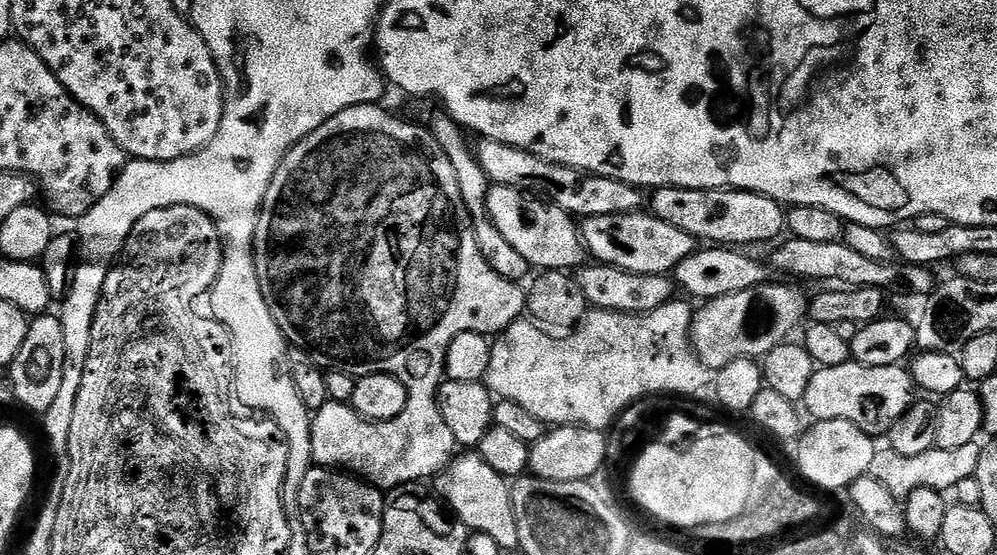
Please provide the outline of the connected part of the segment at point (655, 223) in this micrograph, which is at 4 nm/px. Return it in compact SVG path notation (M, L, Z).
M614 214L602 218L583 218L578 224L580 239L587 255L593 261L609 264L634 274L675 273L676 267L692 252L697 251L698 242L686 230L670 226L651 214Z

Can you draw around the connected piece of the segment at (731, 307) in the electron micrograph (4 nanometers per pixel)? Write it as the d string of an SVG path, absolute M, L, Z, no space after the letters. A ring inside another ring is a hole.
M769 282L759 284L756 288L742 290L742 294L726 294L722 298L714 298L701 303L692 313L692 351L696 353L706 367L719 370L725 368L730 362L738 358L756 360L770 354L774 346L785 343L788 336L796 327L799 329L805 323L810 303L809 297L803 296L796 288L791 288L791 283L780 282L775 284Z

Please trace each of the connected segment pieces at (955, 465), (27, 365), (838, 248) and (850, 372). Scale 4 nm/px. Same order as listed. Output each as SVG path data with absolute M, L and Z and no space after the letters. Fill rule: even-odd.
M979 443L957 446L954 450L942 450L935 447L926 450L926 454L914 454L907 457L906 454L898 454L894 449L884 446L874 454L871 475L890 490L897 498L903 498L914 494L914 490L923 488L938 488L941 490L954 490L962 478L975 476L978 470L978 458L981 445Z
M40 314L29 323L26 342L10 366L10 375L16 404L29 408L32 412L43 414L50 410L58 390L62 387L62 374L66 366L66 338L62 334L62 322L59 315Z
M788 238L773 248L776 249L772 252L772 260L770 259L771 267L775 271L777 268L784 278L794 276L798 280L829 280L829 285L832 286L851 289L883 288L889 293L909 292L912 296L920 296L919 298L927 298L938 286L938 280L932 277L932 268L903 262L874 262L871 258L850 250L850 246L843 242L809 242L803 238Z
M849 362L842 366L817 368L806 386L802 408L807 415L809 412L813 416L813 421L845 420L858 426L858 430L866 435L880 438L890 431L898 418L902 418L902 414L906 414L906 410L910 410L917 392L912 373L907 367L898 364L862 366Z

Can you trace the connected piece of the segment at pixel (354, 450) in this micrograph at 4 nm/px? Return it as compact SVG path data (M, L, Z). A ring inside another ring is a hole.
M355 104L334 114L334 118L318 126L318 130L311 132L305 140L300 140L285 154L266 190L264 203L260 205L260 217L256 227L256 273L262 286L262 298L266 298L266 306L270 306L274 322L278 322L284 339L291 347L302 350L322 369L349 374L385 372L397 376L402 386L408 388L406 410L402 410L398 418L356 422L352 428L352 436L344 436L344 428L340 424L333 428L317 427L312 433L313 465L343 470L381 490L400 488L403 484L414 483L415 480L431 481L439 476L458 452L454 434L450 434L450 426L446 426L440 413L440 405L436 402L436 393L445 379L446 350L450 342L458 338L458 334L499 334L509 328L515 320L525 315L526 292L517 281L502 278L502 274L494 274L494 270L486 266L486 258L482 258L482 250L478 250L471 219L460 197L458 178L454 178L454 166L450 166L450 158L446 158L442 146L438 146L431 131L427 127L419 128L408 120L399 120L394 113L387 112L380 104Z

